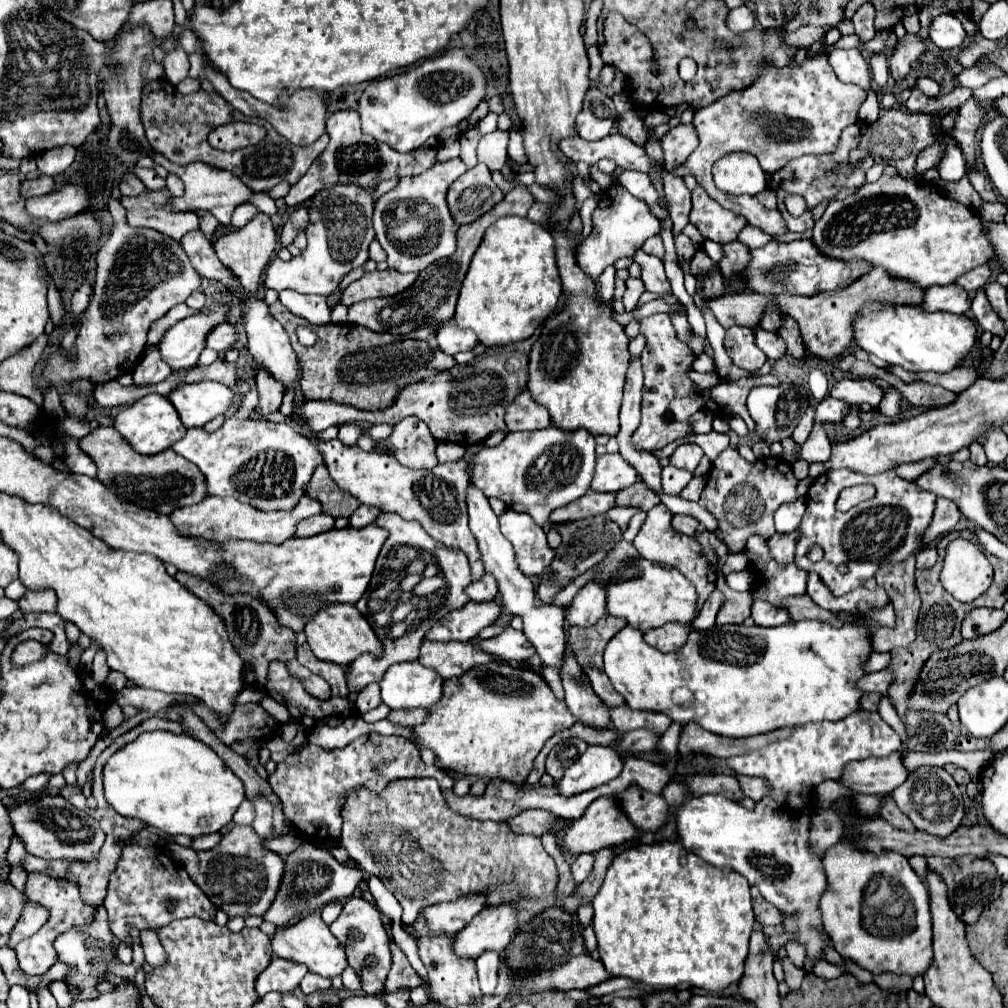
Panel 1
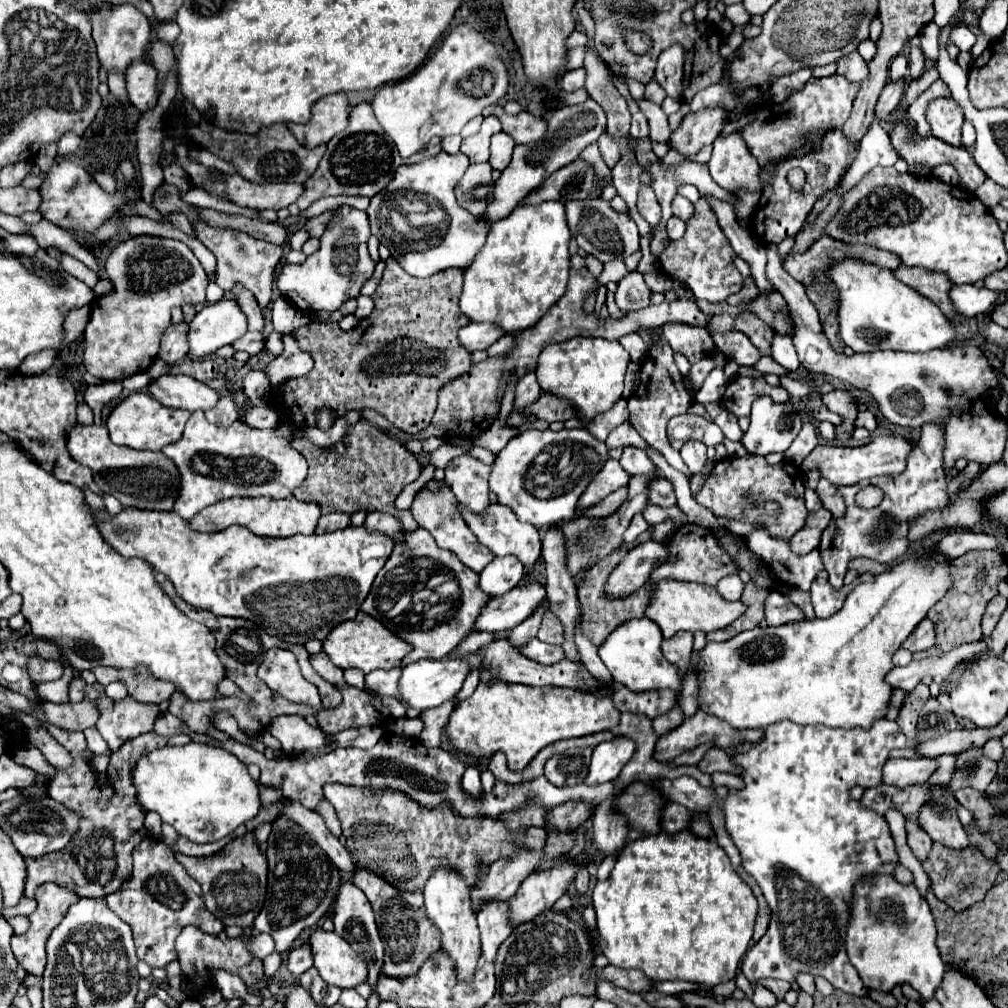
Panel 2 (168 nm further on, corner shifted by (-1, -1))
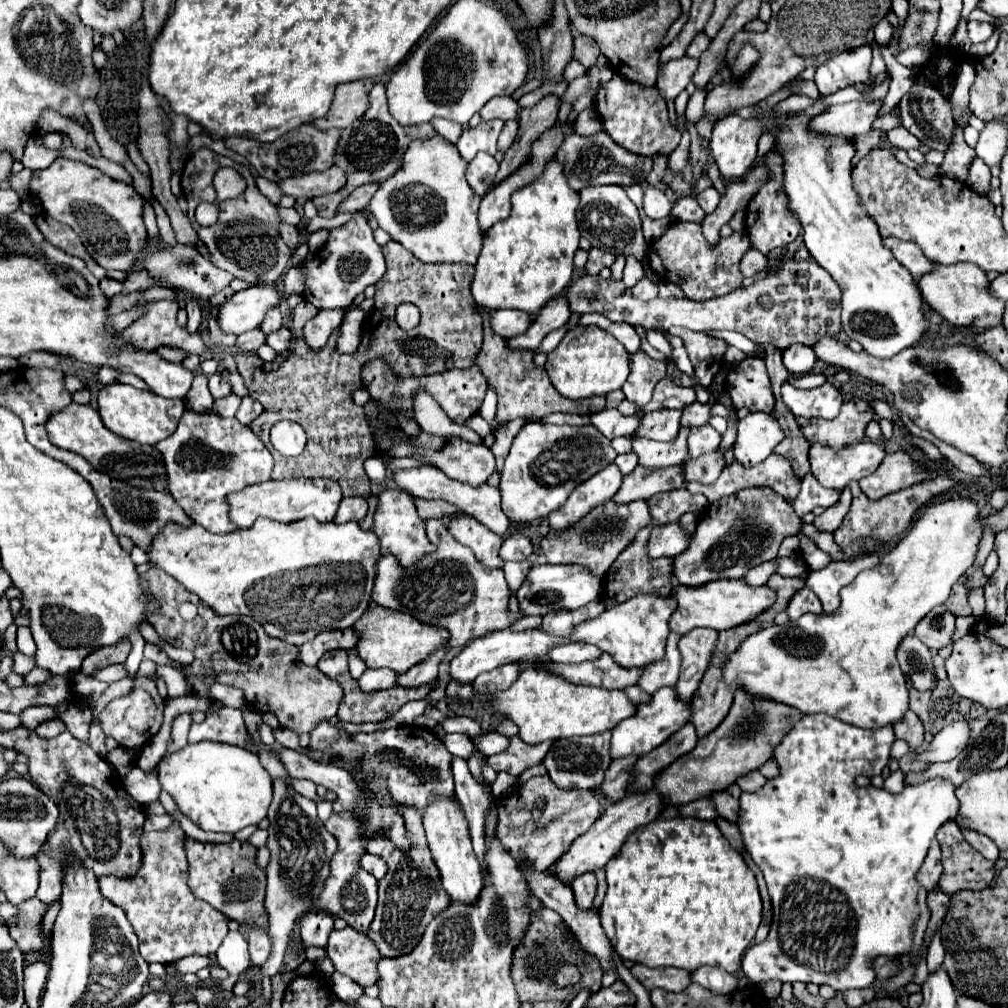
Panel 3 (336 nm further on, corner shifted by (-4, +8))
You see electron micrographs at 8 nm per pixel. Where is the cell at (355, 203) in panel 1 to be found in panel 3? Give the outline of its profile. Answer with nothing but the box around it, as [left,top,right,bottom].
[303,211,385,309]

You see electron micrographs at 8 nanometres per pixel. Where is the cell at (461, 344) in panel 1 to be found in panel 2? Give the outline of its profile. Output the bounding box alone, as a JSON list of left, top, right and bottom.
[458,322,504,352]

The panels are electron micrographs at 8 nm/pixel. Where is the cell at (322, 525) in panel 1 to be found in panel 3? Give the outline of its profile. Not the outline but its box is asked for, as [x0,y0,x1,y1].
[335,497,367,523]

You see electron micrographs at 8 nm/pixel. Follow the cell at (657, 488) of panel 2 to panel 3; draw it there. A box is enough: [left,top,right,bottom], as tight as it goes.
[683,451,725,485]

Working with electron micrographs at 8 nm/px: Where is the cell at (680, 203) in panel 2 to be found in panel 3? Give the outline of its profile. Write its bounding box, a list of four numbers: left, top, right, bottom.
[671,197,705,221]

